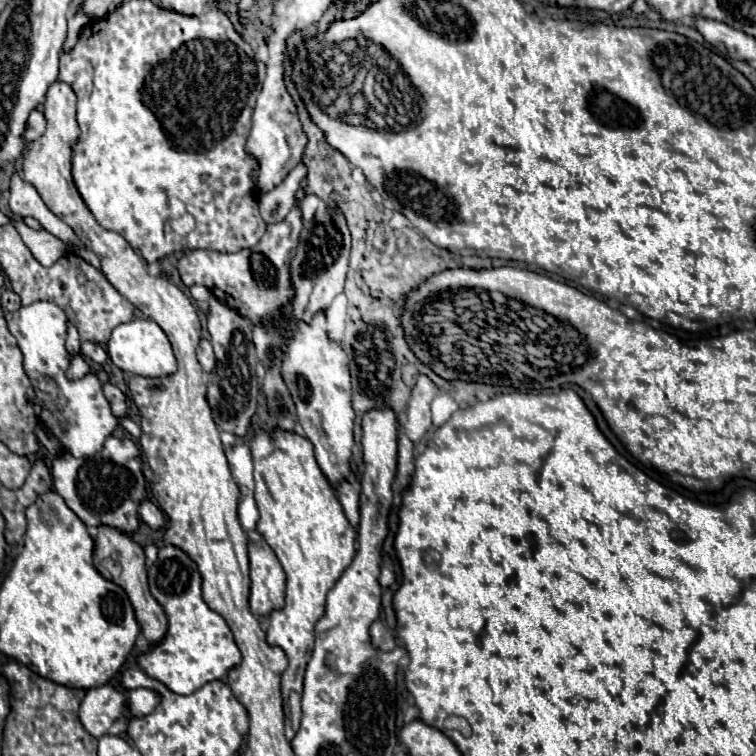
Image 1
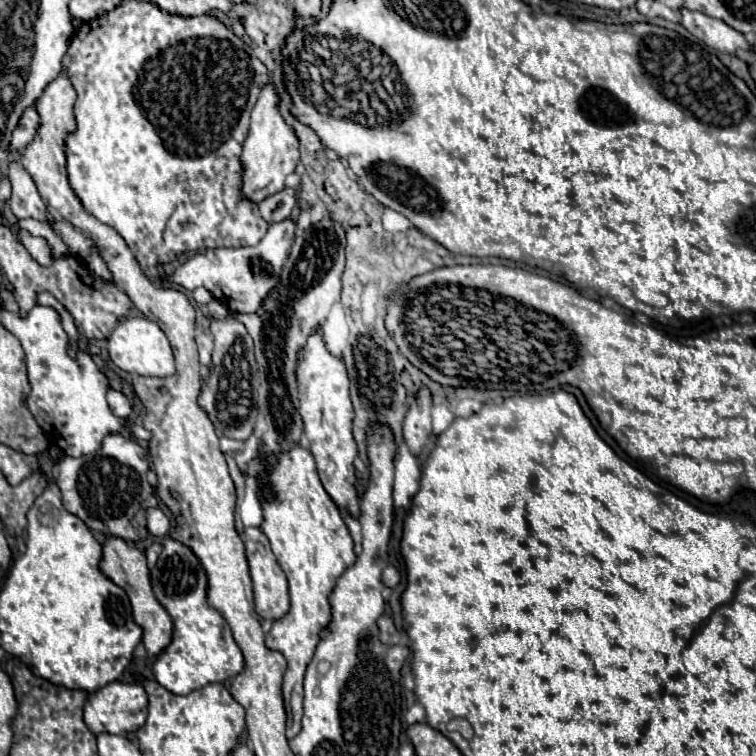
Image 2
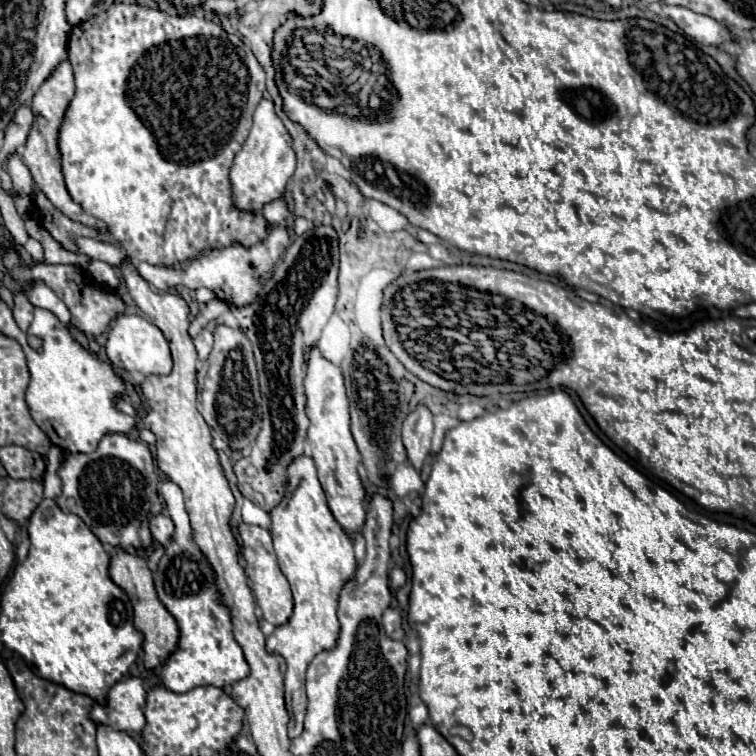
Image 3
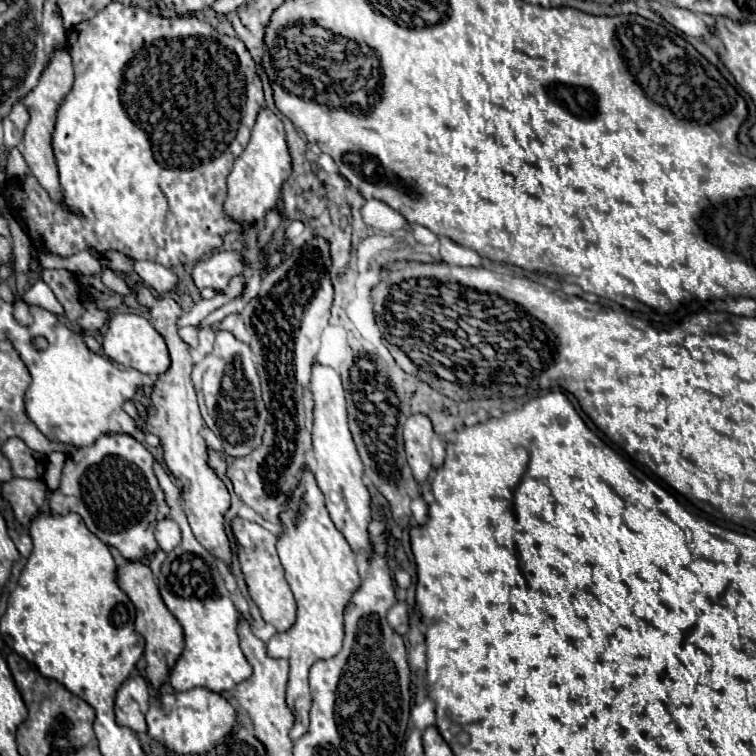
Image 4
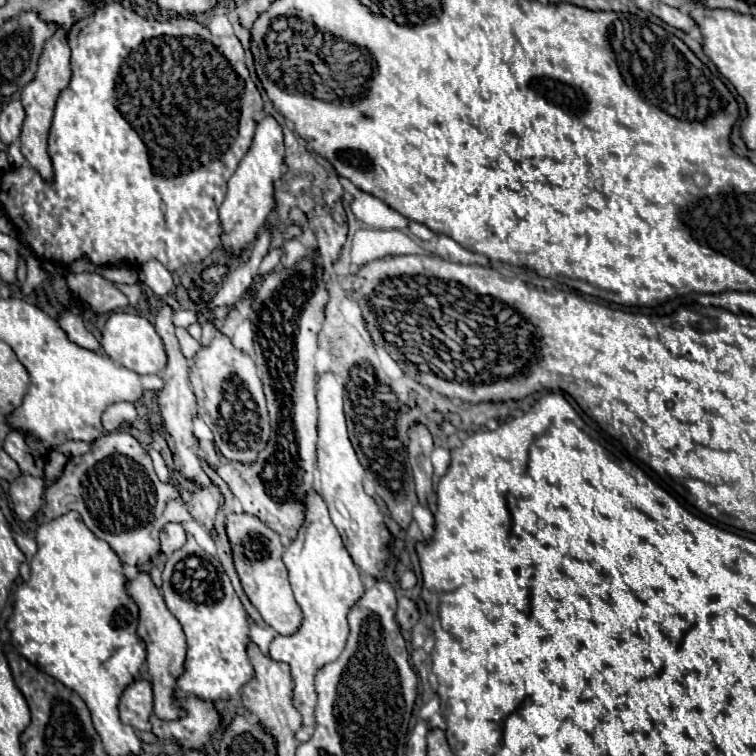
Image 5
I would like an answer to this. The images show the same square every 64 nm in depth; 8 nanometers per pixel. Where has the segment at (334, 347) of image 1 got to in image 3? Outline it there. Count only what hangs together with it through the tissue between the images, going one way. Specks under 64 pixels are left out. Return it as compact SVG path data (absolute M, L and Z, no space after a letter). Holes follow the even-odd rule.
M314 348L310 352L308 360L308 374L304 378L306 388L306 414L310 418L308 428L308 442L312 446L312 460L318 470L318 480L326 492L328 508L332 510L336 522L342 526L342 530L354 538L358 532L362 532L366 522L366 490L358 476L358 464L360 464L360 452L356 448L356 442L350 434L350 414L348 414L348 398L344 388L344 378L338 366L324 360Z

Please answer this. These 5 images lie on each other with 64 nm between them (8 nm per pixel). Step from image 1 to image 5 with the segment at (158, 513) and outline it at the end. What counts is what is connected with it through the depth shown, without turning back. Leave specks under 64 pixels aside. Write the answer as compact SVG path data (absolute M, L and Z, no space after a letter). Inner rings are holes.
M166 524L164 532L160 534L160 544L166 556L180 550L186 544L186 530L182 528L182 524Z

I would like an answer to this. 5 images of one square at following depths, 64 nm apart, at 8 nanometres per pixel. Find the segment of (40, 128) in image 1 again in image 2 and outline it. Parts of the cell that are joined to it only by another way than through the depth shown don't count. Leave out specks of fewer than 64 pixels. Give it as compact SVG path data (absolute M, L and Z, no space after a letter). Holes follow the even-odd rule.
M30 106L24 110L16 130L12 132L12 138L10 138L6 152L20 152L26 144L30 144L30 140L36 134L36 128L38 128L38 112Z

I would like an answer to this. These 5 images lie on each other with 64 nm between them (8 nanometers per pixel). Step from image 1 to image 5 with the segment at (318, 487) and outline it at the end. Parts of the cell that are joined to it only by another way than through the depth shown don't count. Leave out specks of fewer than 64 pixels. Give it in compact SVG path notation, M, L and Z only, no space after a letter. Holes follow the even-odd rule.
M316 492L308 494L308 516L306 516L304 528L300 528L298 540L292 542L290 552L286 550L282 560L290 572L290 584L292 584L296 602L304 612L304 620L296 634L276 636L272 640L270 658L278 662L286 662L292 670L292 678L296 684L294 706L298 708L304 720L304 726L300 728L300 732L296 732L296 738L300 742L308 742L316 728L316 720L314 720L314 710L318 702L318 694L314 688L316 672L324 664L334 662L346 648L346 640L350 634L348 614L352 606L364 596L364 584L358 574L358 568L352 564L344 544L340 542L340 534L328 516L326 504Z

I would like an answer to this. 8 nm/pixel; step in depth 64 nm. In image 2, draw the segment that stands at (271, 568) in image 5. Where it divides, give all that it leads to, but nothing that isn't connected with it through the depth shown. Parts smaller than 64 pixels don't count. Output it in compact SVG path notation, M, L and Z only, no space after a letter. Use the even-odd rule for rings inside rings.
M244 528L244 546L246 546L246 558L250 566L250 576L254 582L254 602L256 612L264 620L280 620L290 610L290 596L288 596L288 580L284 572L280 572L280 566L276 564L276 556L268 544L268 538L260 528Z

